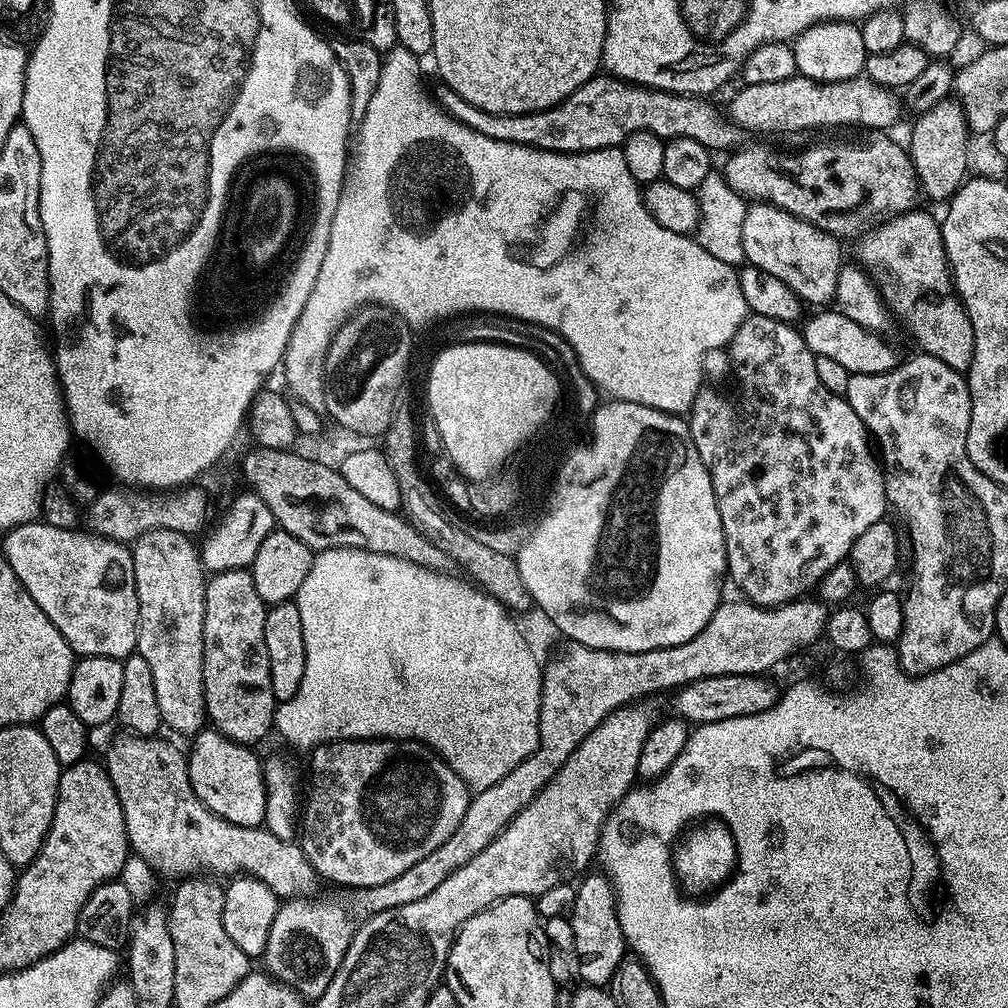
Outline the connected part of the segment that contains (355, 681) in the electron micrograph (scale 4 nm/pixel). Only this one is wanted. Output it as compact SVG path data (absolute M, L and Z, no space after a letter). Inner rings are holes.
M326 548L317 551L312 557L310 574L306 574L306 582L302 582L294 597L298 615L302 618L302 638L306 638L306 674L302 674L302 686L298 686L298 694L277 707L275 720L300 724L304 732L312 732L312 736L324 736L324 744L330 744L333 740L419 740L448 764L469 789L476 792L486 790L506 778L514 766L521 764L540 746L542 664L536 661L527 638L511 620L513 617L509 609L467 579L456 576L447 576L444 570L433 570L390 553L367 552L361 548ZM360 724L388 724L388 728L384 728L383 734L360 732Z

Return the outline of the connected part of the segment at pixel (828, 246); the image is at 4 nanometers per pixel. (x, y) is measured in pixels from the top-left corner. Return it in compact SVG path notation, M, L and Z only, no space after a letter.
M752 202L747 205L742 222L745 261L753 268L766 270L766 274L774 274L774 278L782 278L805 305L824 306L835 297L836 279L842 267L840 244L829 232L772 204Z

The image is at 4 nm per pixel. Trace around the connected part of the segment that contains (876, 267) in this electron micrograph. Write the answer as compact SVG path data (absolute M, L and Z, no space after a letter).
M920 211L889 215L880 222L885 224L859 233L854 260L872 281L885 309L891 315L893 312L916 339L920 347L917 349L964 374L972 365L974 330L964 303L954 291L952 269L948 267L937 217L935 220L930 213Z

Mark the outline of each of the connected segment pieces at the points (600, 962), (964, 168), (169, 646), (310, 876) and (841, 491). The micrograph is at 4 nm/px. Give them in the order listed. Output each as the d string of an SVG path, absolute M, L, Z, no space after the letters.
M600 874L587 876L585 875L579 881L581 884L577 886L576 897L572 900L570 943L572 943L573 950L576 951L576 964L580 967L581 978L585 980L583 983L588 986L608 986L611 985L614 970L618 970L618 966L626 959L626 941L616 914L615 893L612 891L612 884Z
M949 98L930 106L930 110L915 117L910 155L923 193L932 200L947 202L964 183L968 172L968 136L970 129L964 107L959 100Z
M154 528L142 534L131 545L134 558L134 586L138 594L138 634L136 635L136 652L150 666L150 674L154 678L154 694L158 694L158 710L165 729L173 728L180 736L195 737L196 733L205 727L208 711L206 710L206 698L204 697L204 615L206 614L206 573L204 564L200 561L200 549L194 543L193 537L184 536L181 532L166 528Z
M123 735L108 748L106 771L118 794L118 802L122 802L131 851L145 860L154 873L175 878L200 878L205 874L212 878L252 876L265 884L277 898L290 898L303 893L306 890L303 888L314 881L314 873L299 843L278 840L264 826L247 828L231 824L209 810L198 794L194 794L188 773L188 757L183 751L180 753L174 745L160 740L159 735Z
M748 314L738 326L726 351L731 375L736 375L736 384L740 387L740 393L736 397L723 396L722 393L715 392L708 386L701 387L686 419L694 446L714 486L714 498L718 502L718 514L722 518L722 530L726 542L727 575L745 592L741 593L751 603L758 604L762 608L776 608L779 604L789 604L791 600L807 597L811 593L808 591L811 588L813 591L820 580L826 578L826 574L830 574L834 566L838 566L838 562L851 557L854 542L858 542L858 537L865 532L866 526L874 526L874 522L885 519L887 512L884 511L889 511L890 505L888 491L884 485L884 469L874 451L873 441L870 439L869 430L862 422L862 418L854 414L854 410L841 393L826 390L826 386L818 382L812 351L806 346L803 335L793 325L783 324L774 318Z

